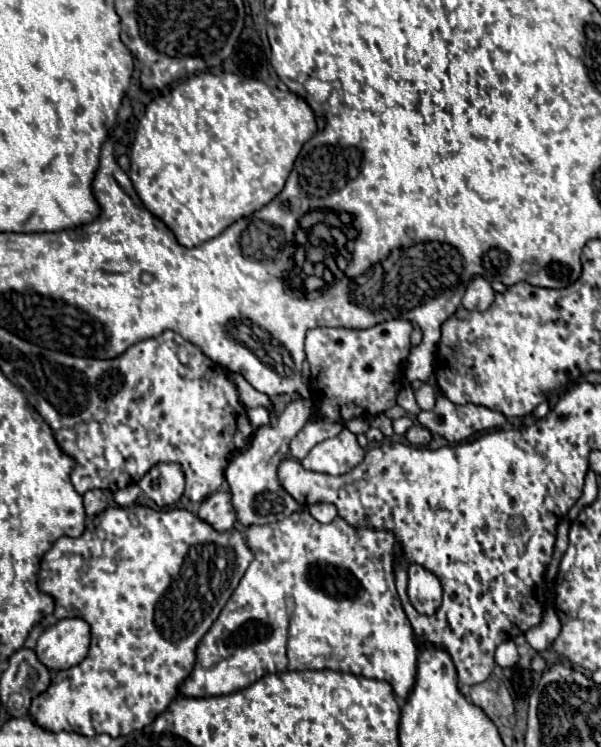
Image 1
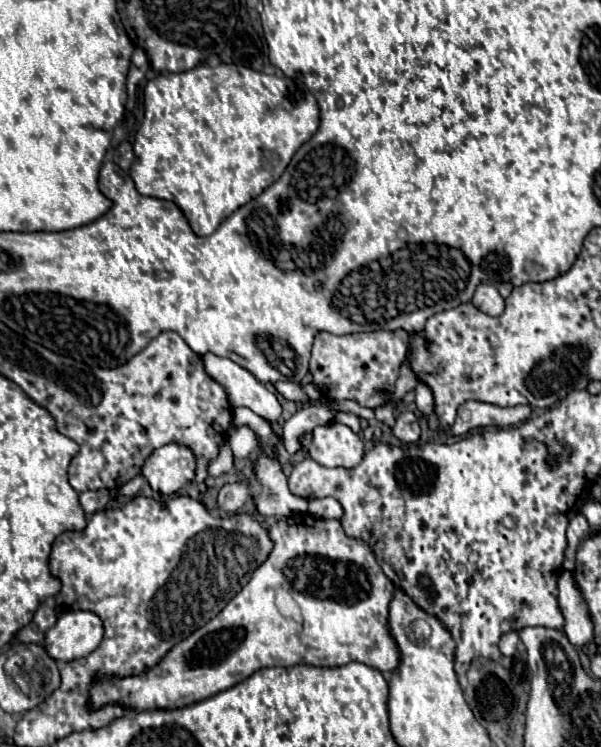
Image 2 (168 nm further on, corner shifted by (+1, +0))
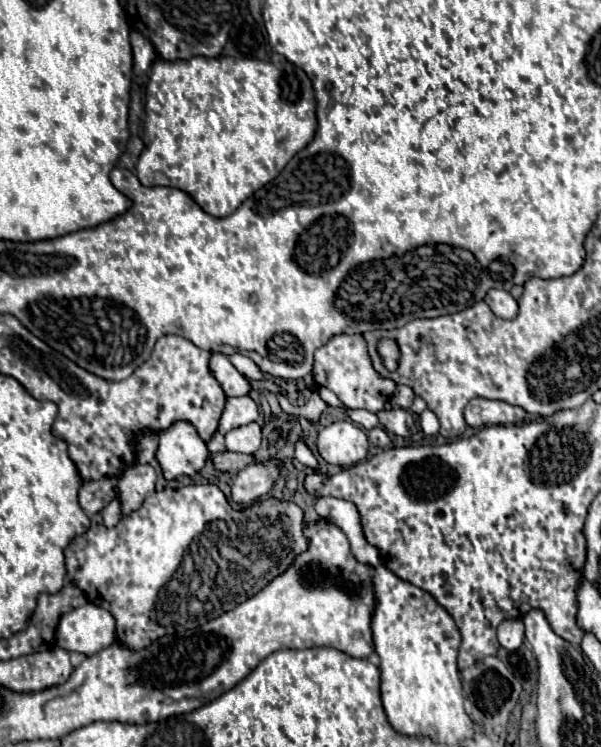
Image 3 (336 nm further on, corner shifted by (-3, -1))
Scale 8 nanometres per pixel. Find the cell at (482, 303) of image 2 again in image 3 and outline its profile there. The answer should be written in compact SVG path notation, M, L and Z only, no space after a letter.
M491 289L485 297L485 303L491 307L491 311L501 319L515 319L519 313L517 301L511 297L511 293L501 289Z

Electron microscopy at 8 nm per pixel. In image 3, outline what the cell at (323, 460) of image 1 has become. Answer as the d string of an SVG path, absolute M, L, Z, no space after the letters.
M335 421L327 425L317 439L319 455L339 467L351 467L367 457L369 441L363 429L351 421Z

